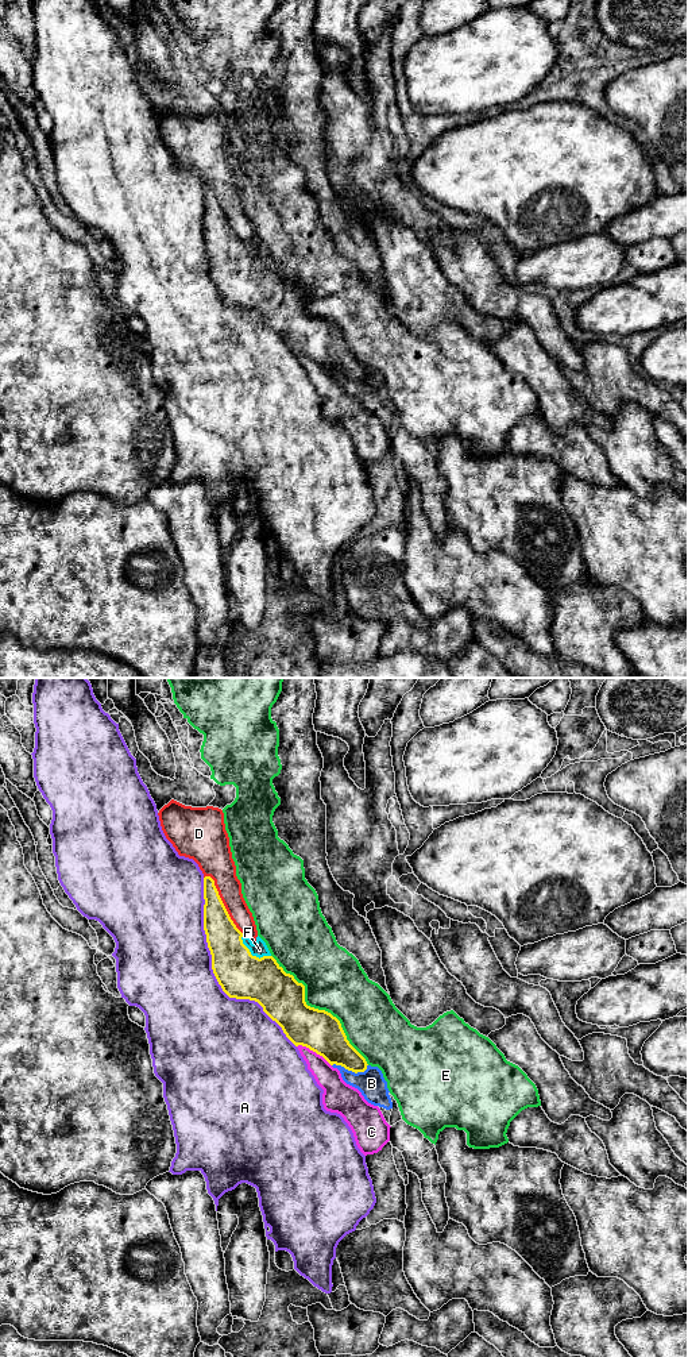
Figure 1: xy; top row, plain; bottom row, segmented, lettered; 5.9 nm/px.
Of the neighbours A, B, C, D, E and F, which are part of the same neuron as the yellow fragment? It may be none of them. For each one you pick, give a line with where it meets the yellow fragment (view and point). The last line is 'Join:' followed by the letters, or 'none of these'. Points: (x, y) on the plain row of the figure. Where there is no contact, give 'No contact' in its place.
F: Touches yellow at xy (250, 262)
Join: F

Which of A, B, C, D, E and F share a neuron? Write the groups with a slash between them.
A / B / C / D / E / F

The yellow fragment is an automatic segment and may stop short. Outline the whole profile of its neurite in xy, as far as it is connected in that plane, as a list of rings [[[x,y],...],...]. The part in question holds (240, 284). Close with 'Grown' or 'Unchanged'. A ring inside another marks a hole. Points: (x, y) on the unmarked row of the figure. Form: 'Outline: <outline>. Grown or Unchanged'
Outline: [[[210,185],[204,186],[204,208],[204,239],[223,300],[258,311],[295,355],[309,356],[331,374],[364,381],[368,373],[347,348],[340,329],[308,315],[305,294],[283,280],[266,251],[258,244],[254,252],[236,236]]]. Grown

